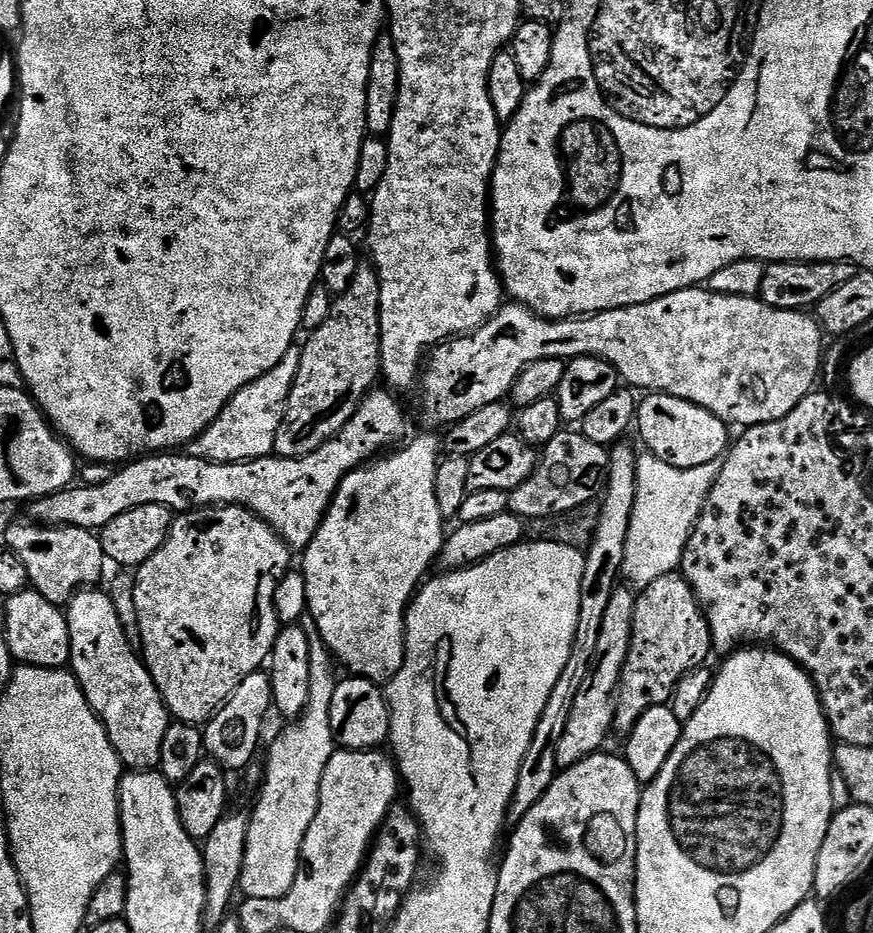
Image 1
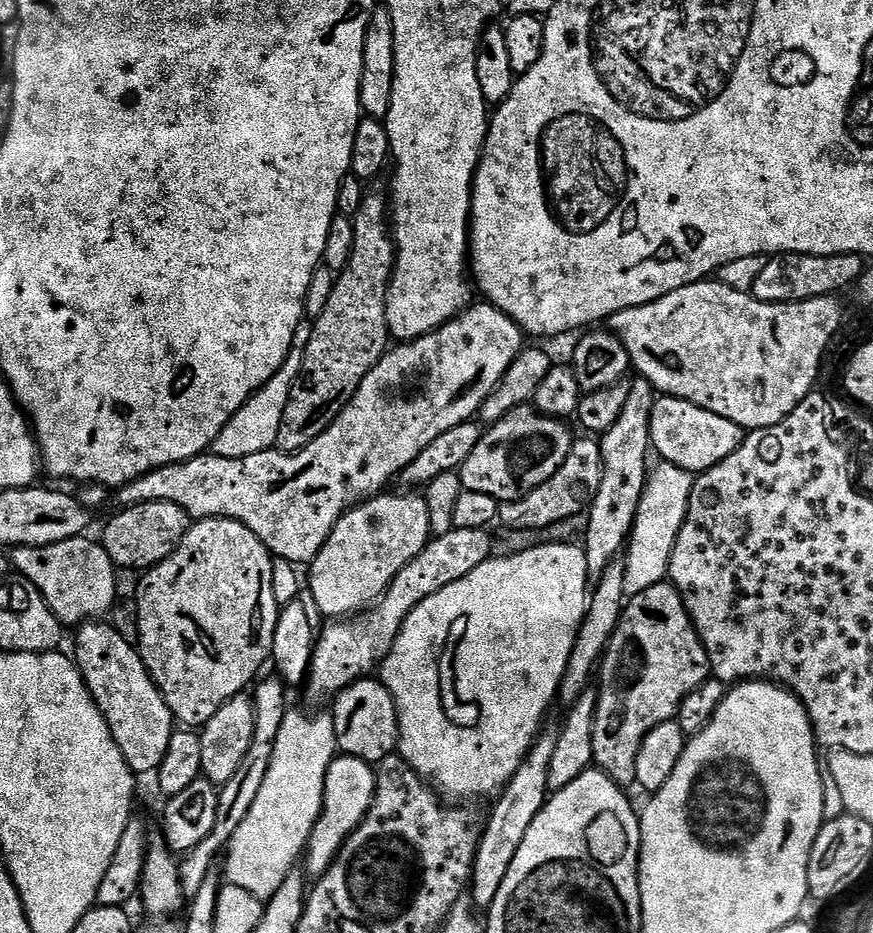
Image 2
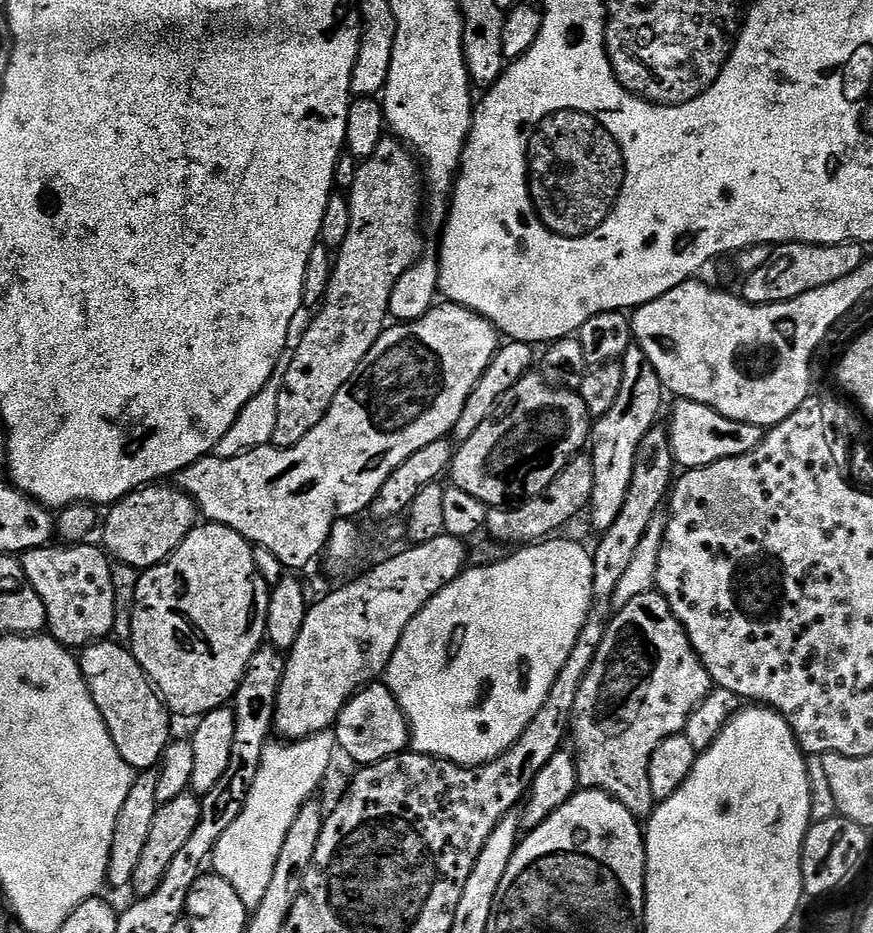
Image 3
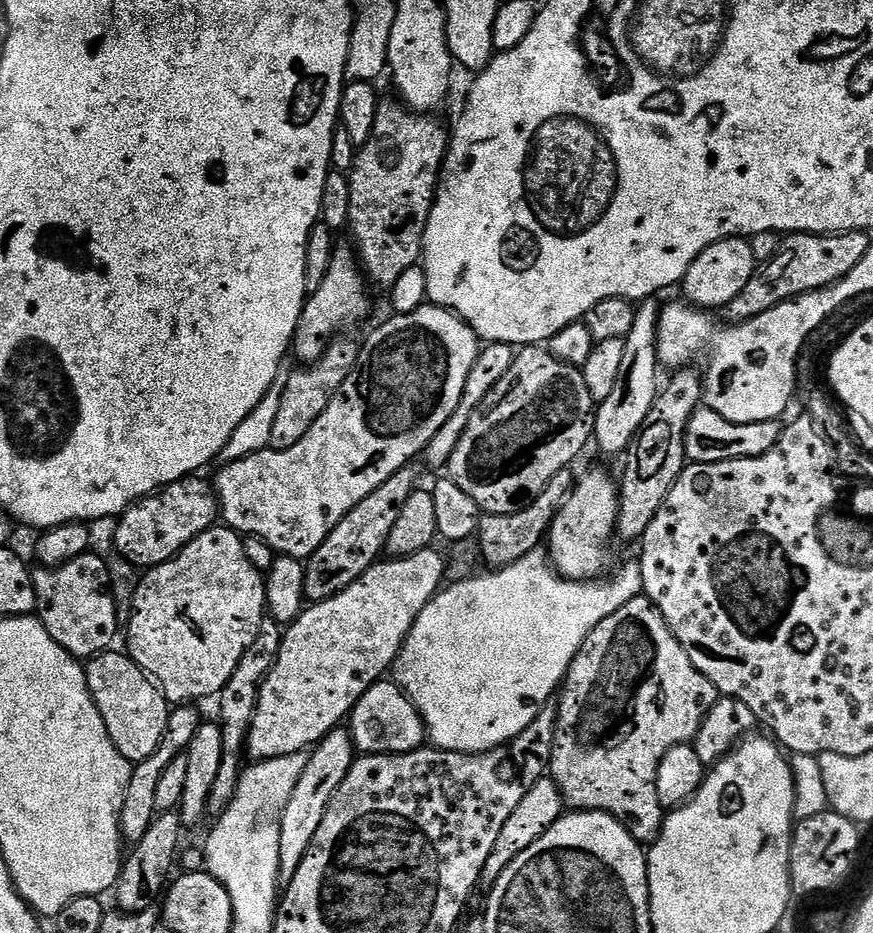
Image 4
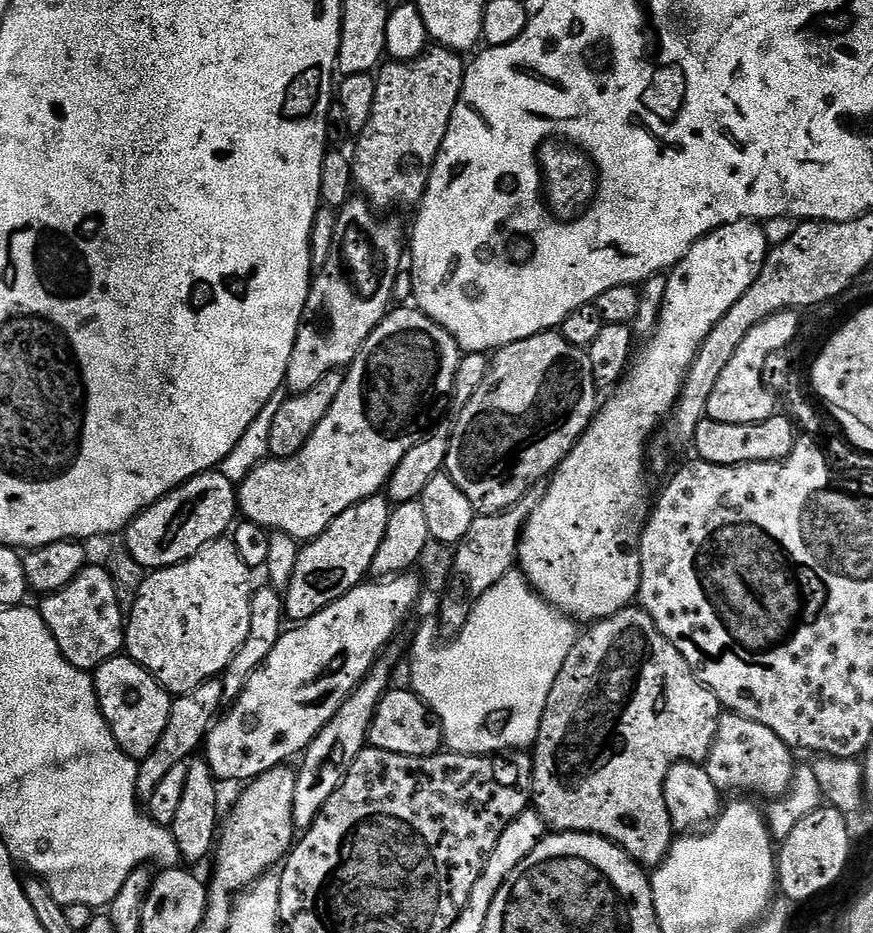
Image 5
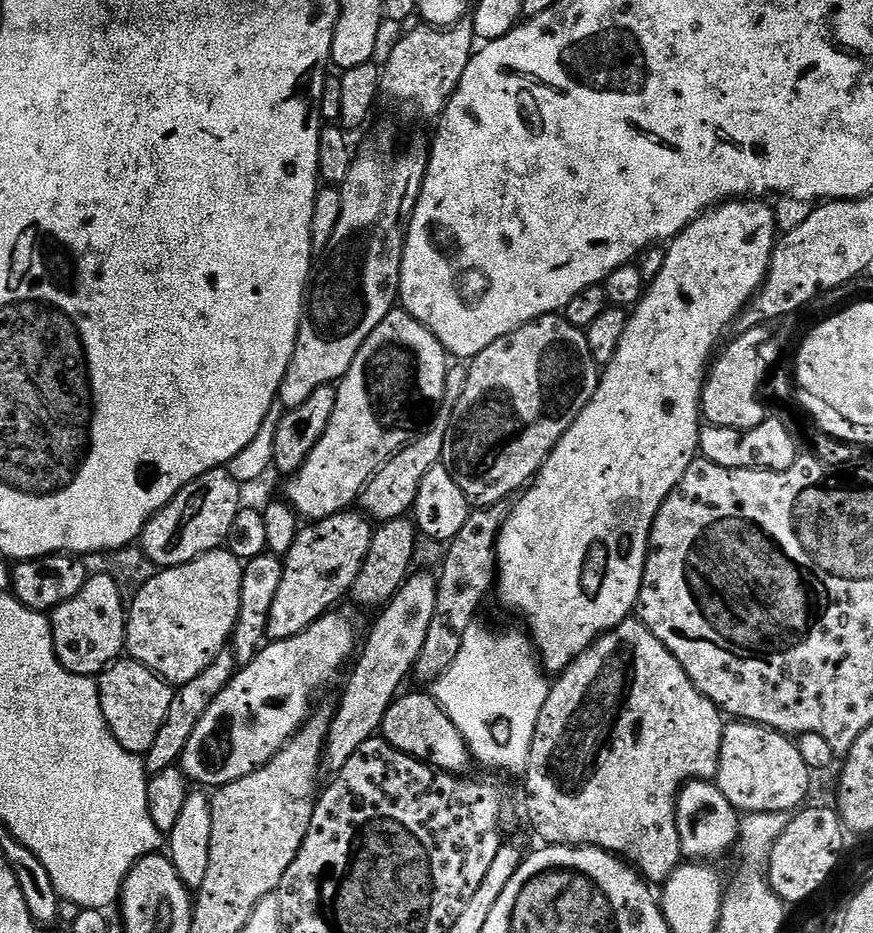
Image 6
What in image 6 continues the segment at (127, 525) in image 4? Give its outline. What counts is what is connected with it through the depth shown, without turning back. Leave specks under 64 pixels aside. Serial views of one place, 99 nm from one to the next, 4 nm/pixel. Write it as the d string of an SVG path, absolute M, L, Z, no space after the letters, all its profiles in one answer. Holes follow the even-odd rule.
M227 467L215 468L190 482L171 502L152 516L138 541L139 547L157 569L182 566L207 552L213 552L227 541L230 525L240 513L242 485L234 482Z

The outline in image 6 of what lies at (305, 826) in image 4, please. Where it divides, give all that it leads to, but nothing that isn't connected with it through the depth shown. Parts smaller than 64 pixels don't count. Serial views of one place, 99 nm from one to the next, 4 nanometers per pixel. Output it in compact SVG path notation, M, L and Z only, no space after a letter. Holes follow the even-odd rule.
M413 571L392 601L385 604L377 615L381 616L369 630L368 641L365 644L363 641L362 651L351 665L352 673L351 668L347 673L348 681L344 684L340 705L336 712L331 713L332 725L328 731L328 742L324 745L323 758L329 773L340 772L342 766L354 758L354 750L381 731L386 710L390 710L393 700L401 695L405 687L404 679L413 675L418 654L422 654L422 645L426 642L426 630L430 630L430 618L434 618L436 582L437 577L431 571Z

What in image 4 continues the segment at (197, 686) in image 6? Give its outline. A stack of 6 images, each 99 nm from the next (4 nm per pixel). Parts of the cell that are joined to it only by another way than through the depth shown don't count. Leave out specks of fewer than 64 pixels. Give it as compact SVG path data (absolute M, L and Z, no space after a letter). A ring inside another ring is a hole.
M173 707L166 722L166 734L162 738L160 748L154 750L154 754L150 754L150 758L146 758L132 769L132 781L126 790L123 810L120 812L120 834L127 843L129 840L129 845L136 845L146 834L146 830L150 830L153 820L158 815L156 810L158 781L162 779L162 774L166 774L166 768L174 762L174 758L187 753L190 742L194 742L194 736L198 734L202 717L200 717L200 712L196 708L199 707Z

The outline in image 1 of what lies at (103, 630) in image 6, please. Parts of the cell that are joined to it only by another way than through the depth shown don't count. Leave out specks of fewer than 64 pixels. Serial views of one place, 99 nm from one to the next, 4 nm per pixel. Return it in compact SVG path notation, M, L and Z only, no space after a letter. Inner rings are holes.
M35 522L28 524L12 524L4 532L3 543L11 548L22 562L26 562L28 571L28 583L42 598L46 598L50 603L57 606L67 605L73 600L78 592L91 589L104 576L104 564L106 557L102 550L102 542L95 531L87 528L50 528L41 526Z

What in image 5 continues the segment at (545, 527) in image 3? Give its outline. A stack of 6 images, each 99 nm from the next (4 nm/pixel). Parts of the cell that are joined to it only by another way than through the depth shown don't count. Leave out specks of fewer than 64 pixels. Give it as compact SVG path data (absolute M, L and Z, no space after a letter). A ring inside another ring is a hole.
M541 482L527 492L513 508L505 512L490 514L489 516L477 515L474 522L470 522L470 530L466 530L466 538L454 548L454 564L448 579L446 591L439 597L440 620L438 619L438 632L441 637L454 638L466 626L472 608L508 572L513 571L518 560L520 550L520 533L524 530L524 523L530 518L534 506L542 502L548 484Z

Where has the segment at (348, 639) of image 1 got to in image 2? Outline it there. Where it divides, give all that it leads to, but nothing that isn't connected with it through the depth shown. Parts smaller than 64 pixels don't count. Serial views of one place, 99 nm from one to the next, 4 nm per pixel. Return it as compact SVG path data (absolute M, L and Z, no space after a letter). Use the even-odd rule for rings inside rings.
M400 490L377 494L359 504L349 508L335 526L332 527L330 538L318 550L306 572L306 586L314 594L314 602L318 602L318 610L324 618L351 618L364 611L373 602L380 599L380 595L388 589L390 582L422 550L427 546L432 531L430 530L429 514L423 495L412 490Z

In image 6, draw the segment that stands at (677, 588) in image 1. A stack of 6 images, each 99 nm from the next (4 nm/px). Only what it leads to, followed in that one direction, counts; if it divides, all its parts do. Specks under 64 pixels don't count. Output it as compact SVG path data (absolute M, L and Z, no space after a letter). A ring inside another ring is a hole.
M639 618L624 620L606 635L599 636L577 660L570 662L570 666L551 681L546 706L542 706L542 714L538 714L528 768L522 773L524 788L528 791L528 820L533 830L548 846L571 844L574 848L600 848L603 852L610 852L635 868L649 885L663 885L682 863L676 825L676 795L690 780L712 780L715 777L725 723L725 717L716 704L697 690L686 670L682 670L678 658L674 658L674 654L670 654L670 650L666 650L666 646L662 646L654 634L650 634L648 627Z

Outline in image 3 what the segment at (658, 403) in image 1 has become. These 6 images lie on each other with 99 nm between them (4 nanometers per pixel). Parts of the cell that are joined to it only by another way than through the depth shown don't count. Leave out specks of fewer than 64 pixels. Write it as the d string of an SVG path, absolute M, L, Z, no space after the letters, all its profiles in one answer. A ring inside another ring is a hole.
M677 399L672 408L672 417L666 421L672 453L681 469L710 466L722 458L738 458L764 441L765 429L750 422L738 422L718 414L710 406L702 406L693 400Z

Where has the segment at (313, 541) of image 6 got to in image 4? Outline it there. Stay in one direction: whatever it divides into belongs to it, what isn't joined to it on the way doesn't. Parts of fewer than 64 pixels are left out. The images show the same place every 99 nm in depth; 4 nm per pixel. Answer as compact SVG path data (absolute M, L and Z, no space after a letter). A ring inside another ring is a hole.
M415 463L407 464L402 470L394 473L385 484L378 486L374 494L362 498L354 510L327 538L318 546L313 556L308 557L304 573L304 594L309 601L328 600L344 592L356 581L367 568L381 559L387 549L390 530L394 530L394 522L398 522L398 514L402 514L402 506L412 492L417 491L420 472Z

